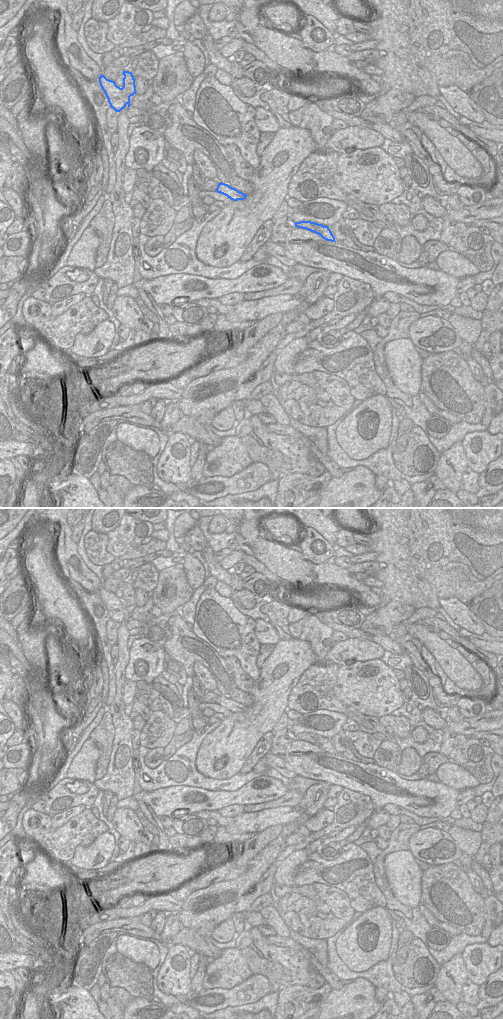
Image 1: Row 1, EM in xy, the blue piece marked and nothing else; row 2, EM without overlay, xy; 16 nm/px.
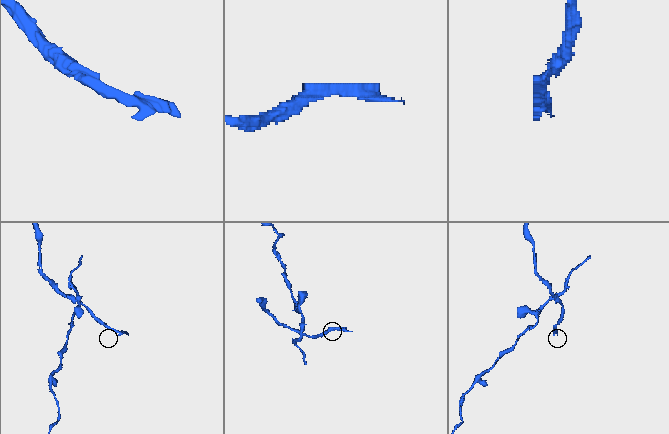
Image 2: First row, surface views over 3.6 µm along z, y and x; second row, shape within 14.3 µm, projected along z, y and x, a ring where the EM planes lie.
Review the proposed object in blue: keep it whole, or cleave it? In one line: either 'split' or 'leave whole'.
split

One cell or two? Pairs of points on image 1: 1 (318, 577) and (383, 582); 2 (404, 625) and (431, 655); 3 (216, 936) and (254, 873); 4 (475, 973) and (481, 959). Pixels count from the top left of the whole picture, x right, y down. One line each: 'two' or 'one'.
1: two
2: two
3: two
4: one

